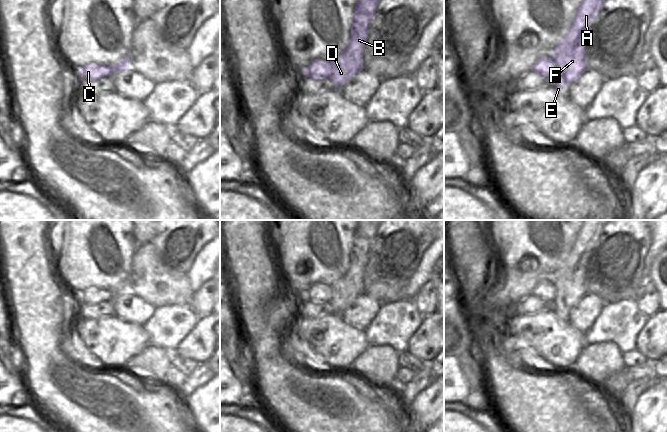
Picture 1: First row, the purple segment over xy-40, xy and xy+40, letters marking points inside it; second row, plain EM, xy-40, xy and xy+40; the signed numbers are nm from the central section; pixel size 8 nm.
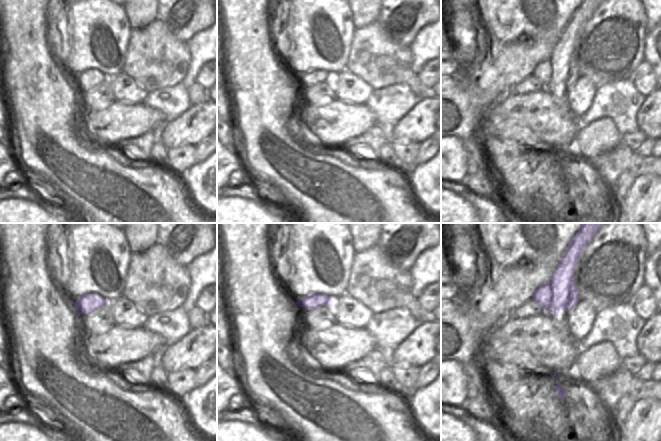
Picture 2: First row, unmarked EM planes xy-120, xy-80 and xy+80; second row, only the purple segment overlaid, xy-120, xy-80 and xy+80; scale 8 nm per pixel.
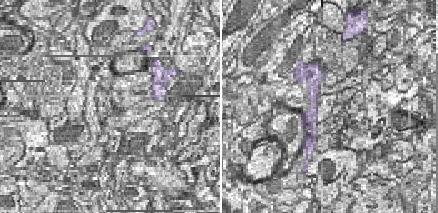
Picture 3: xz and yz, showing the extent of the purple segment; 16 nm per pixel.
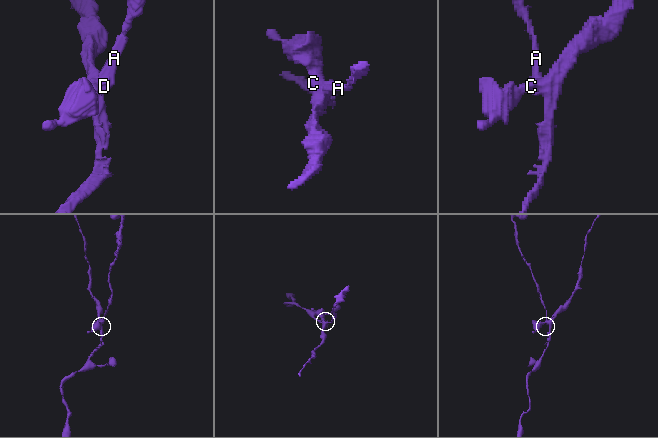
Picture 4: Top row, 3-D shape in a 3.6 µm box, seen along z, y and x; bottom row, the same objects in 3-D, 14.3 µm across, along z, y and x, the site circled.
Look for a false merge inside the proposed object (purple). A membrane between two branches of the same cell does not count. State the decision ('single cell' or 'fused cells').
fused cells

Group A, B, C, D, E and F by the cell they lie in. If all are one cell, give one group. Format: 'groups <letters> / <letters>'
groups A B D E F / C

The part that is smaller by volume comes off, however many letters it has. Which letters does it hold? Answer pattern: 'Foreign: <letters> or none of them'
Foreign: A, B, D, E, F

